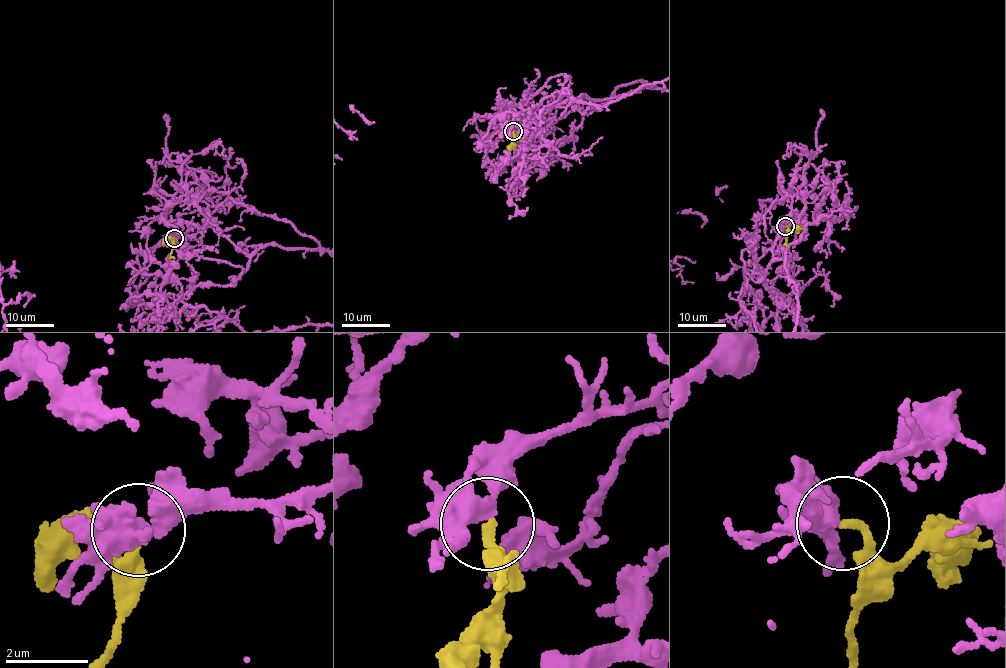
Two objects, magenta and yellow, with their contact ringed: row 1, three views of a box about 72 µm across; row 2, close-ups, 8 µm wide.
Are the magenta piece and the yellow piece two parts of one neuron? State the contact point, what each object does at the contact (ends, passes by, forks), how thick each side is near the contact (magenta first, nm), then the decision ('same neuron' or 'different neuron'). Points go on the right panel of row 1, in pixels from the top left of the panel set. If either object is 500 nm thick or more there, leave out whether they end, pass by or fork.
at (785, 226); magenta forks there; yellow ends there; 380 nm thick on the magenta side, 200 nm on the other; same neuron

